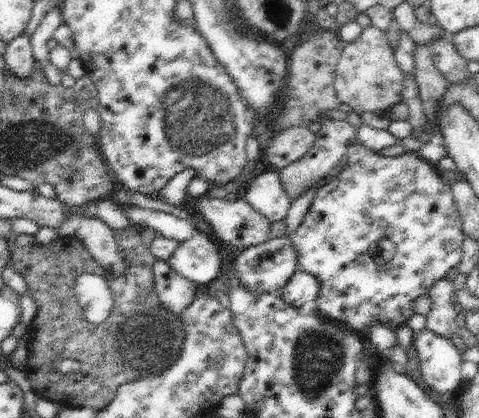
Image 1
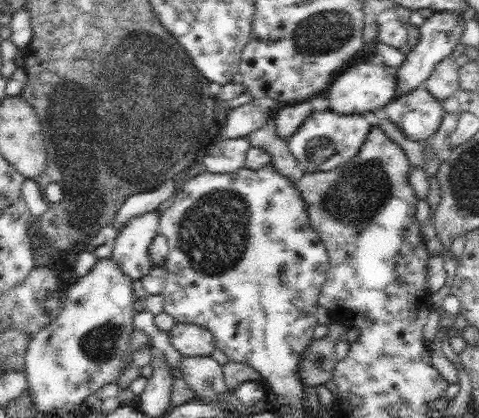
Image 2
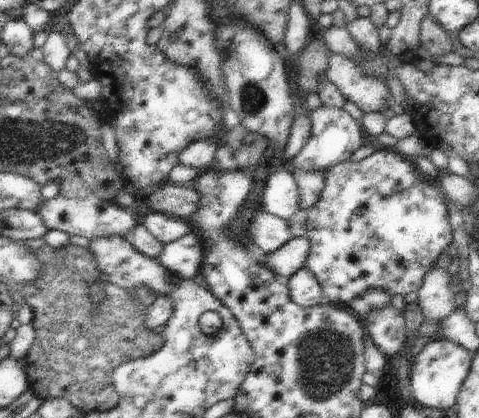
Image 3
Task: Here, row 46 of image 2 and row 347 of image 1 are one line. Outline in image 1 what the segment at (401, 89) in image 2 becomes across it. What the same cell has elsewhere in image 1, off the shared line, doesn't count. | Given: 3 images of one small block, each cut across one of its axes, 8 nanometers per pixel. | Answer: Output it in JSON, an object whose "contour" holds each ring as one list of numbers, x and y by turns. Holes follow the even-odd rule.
{"contour":[[423,330,413,340,413,346,419,358,419,374,431,392,437,392,439,396,455,396,453,390,461,384,463,358,451,340]]}

